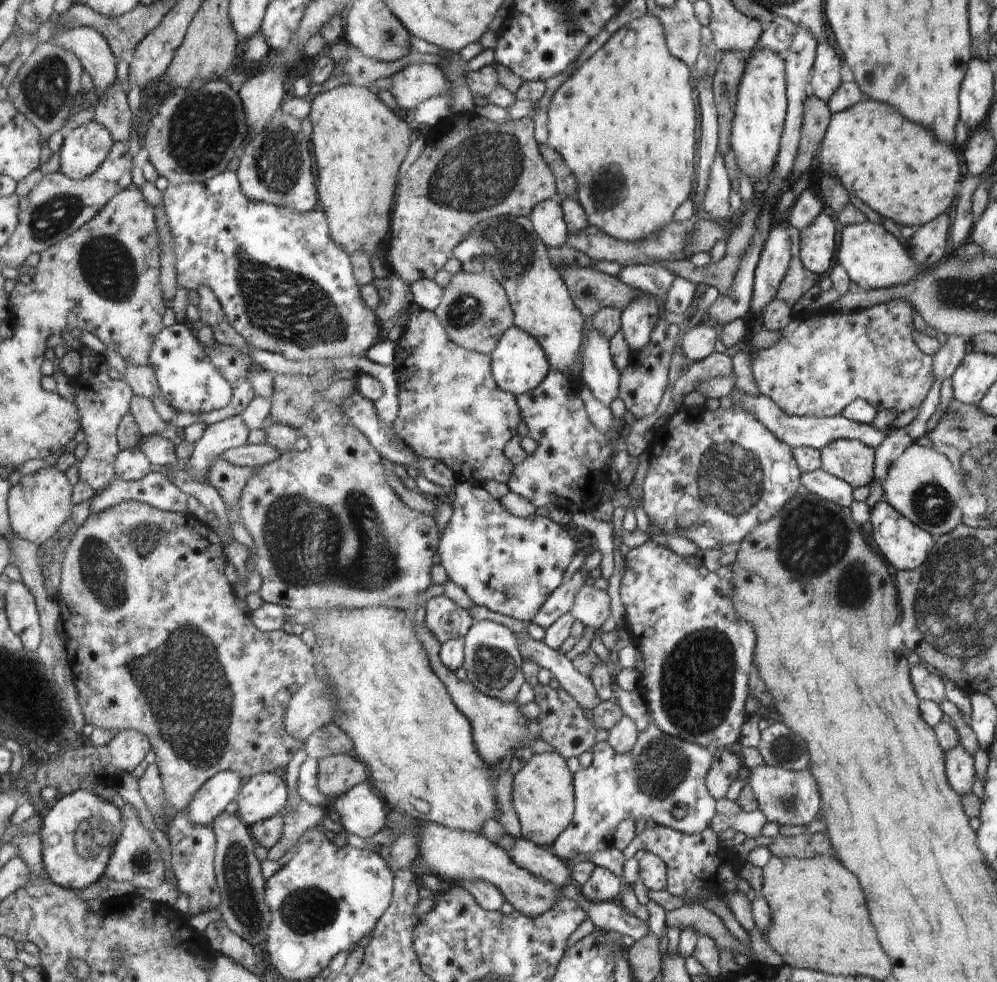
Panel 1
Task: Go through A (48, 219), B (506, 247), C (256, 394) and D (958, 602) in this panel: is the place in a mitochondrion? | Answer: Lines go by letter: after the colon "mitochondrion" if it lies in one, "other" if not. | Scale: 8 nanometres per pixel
A: mitochondrion
B: mitochondrion
C: other
D: mitochondrion

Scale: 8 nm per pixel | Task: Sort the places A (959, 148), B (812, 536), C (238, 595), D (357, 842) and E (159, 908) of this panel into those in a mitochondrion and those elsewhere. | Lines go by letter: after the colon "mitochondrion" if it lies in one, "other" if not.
A: other
B: mitochondrion
C: other
D: other
E: other

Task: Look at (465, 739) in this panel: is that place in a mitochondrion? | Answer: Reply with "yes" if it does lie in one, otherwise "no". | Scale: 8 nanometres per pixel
no

